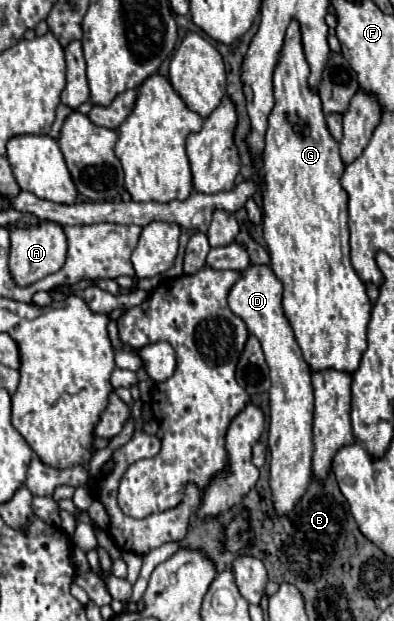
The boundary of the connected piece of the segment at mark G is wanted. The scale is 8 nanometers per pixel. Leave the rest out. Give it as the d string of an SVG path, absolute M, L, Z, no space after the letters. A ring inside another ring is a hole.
M292 21L286 29L284 47L274 71L274 109L268 117L268 129L264 137L264 151L260 159L262 173L262 225L264 241L270 253L270 267L284 285L282 305L284 313L294 329L302 355L312 371L338 369L356 371L360 357L366 349L366 325L370 321L372 303L366 295L364 281L356 275L350 263L348 247L348 193L338 183L344 163L340 159L340 143L326 127L326 115L322 101L308 85L310 67L302 49L300 23ZM306 125L308 135L300 135L294 127Z

